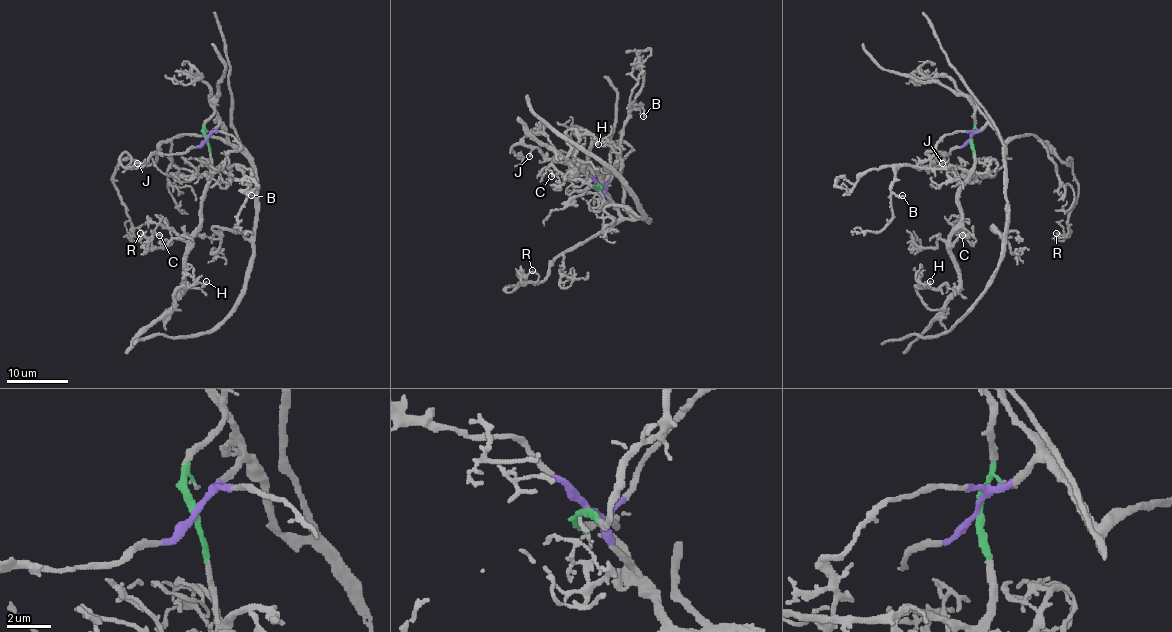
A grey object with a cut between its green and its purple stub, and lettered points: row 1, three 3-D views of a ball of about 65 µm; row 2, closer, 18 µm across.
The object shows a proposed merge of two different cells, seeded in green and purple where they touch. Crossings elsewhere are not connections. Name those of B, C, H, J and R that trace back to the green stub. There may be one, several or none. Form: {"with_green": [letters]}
{"with_green": ["B", "C", "H"]}

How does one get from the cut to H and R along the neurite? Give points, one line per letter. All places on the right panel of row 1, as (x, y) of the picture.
H: (970, 138), (973, 170), (959, 190), (961, 226), (950, 236), (958, 290), (930, 310), (915, 290), (930, 281)
R: (970, 138), (989, 124), (1002, 140), (1036, 137), (1067, 164), (1070, 158), (1078, 193), (1068, 232), (1056, 233)

